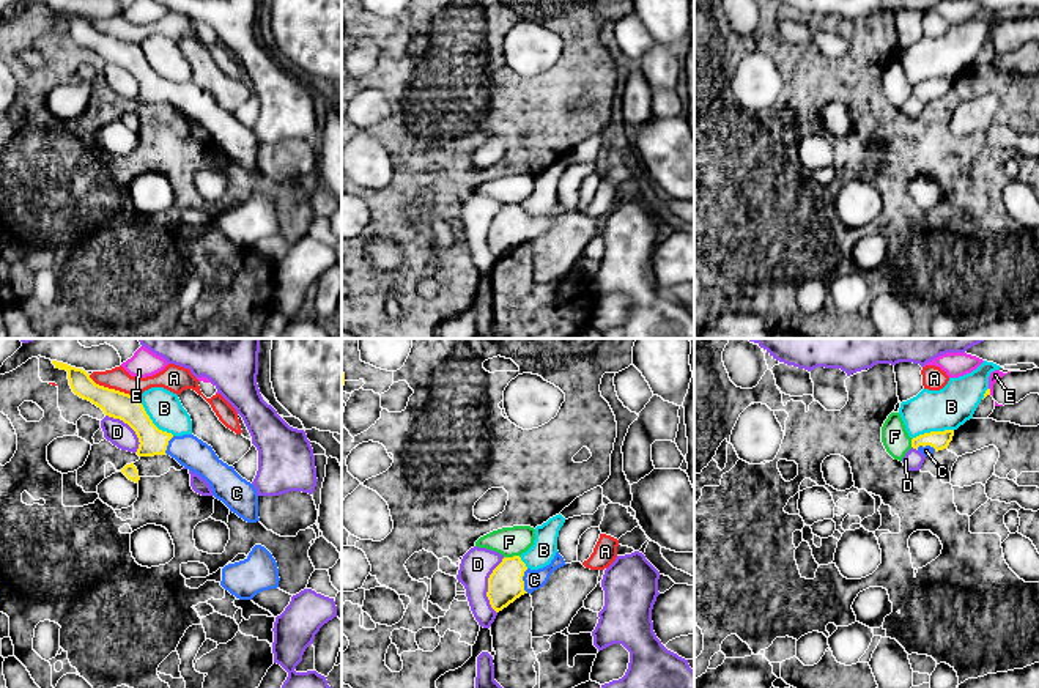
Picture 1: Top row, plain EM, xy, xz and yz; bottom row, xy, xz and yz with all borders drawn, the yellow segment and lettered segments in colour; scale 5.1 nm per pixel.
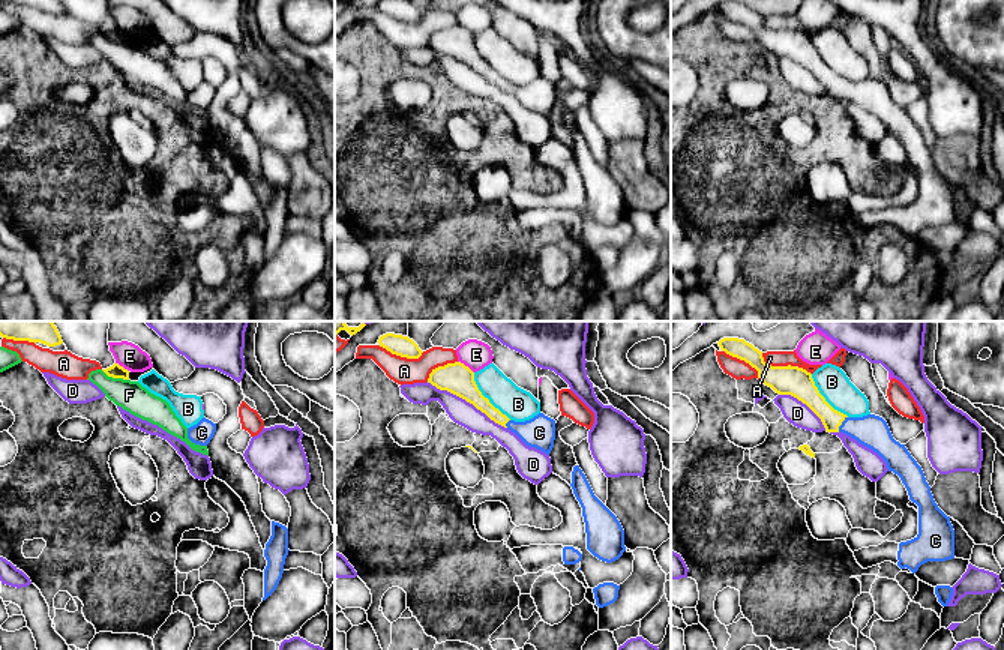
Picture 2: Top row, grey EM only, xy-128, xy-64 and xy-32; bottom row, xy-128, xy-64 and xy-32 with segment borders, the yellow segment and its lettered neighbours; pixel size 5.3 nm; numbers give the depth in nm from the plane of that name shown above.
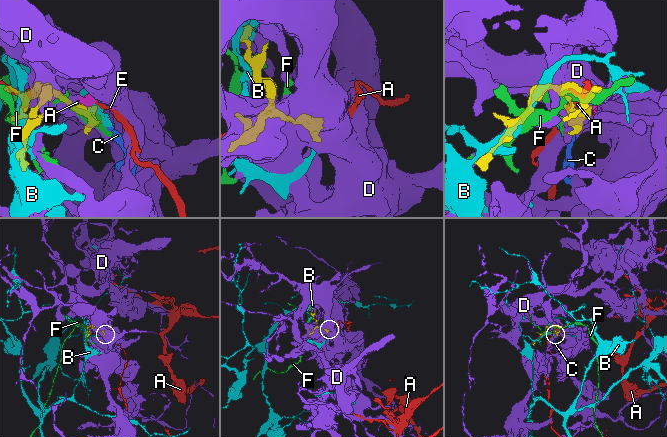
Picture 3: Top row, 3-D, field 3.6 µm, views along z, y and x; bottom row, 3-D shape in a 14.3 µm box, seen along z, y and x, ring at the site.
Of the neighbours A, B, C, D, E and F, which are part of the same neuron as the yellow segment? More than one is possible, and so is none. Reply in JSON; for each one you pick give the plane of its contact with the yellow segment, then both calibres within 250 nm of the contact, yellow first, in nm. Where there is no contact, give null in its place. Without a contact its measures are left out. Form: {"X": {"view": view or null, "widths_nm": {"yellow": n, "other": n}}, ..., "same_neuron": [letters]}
{"C": {"view": "xz", "widths_nm": {"yellow": 180, "other": 100}}, "same_neuron": ["C"]}

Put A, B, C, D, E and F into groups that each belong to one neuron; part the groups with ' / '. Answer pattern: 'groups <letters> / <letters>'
groups A / B / C / D / E / F

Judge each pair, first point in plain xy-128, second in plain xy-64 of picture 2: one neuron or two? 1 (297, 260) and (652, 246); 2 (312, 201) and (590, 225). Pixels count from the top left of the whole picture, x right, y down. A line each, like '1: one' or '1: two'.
1: one
2: two

